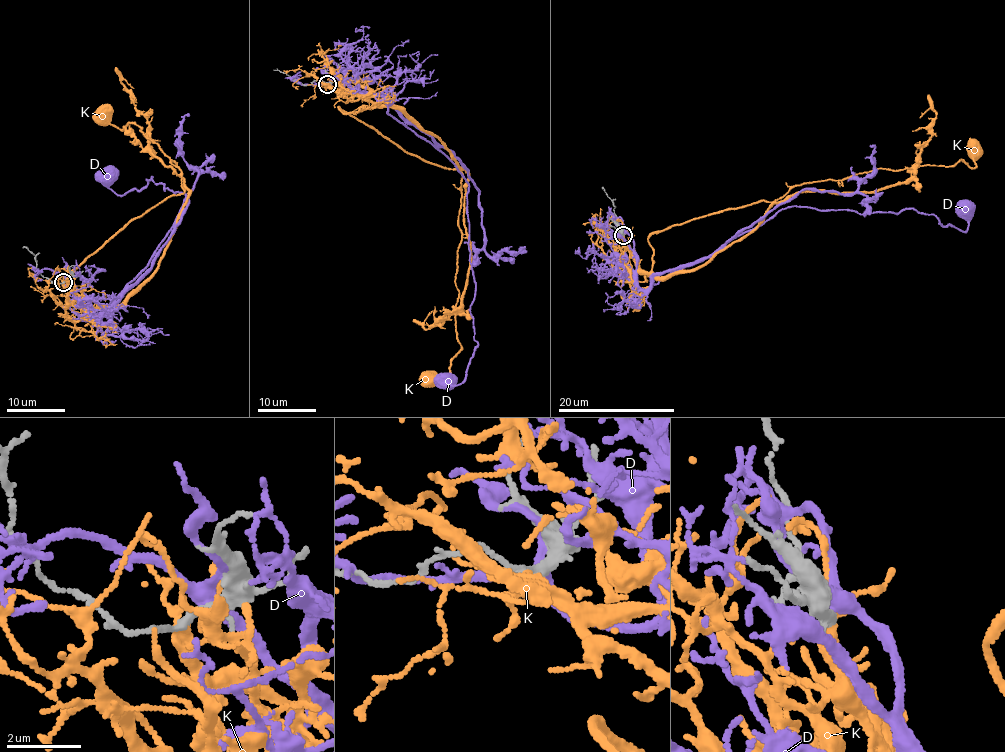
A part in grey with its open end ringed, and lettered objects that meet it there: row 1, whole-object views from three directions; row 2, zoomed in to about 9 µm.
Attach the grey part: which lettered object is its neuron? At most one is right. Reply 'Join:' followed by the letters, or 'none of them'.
Join: K

